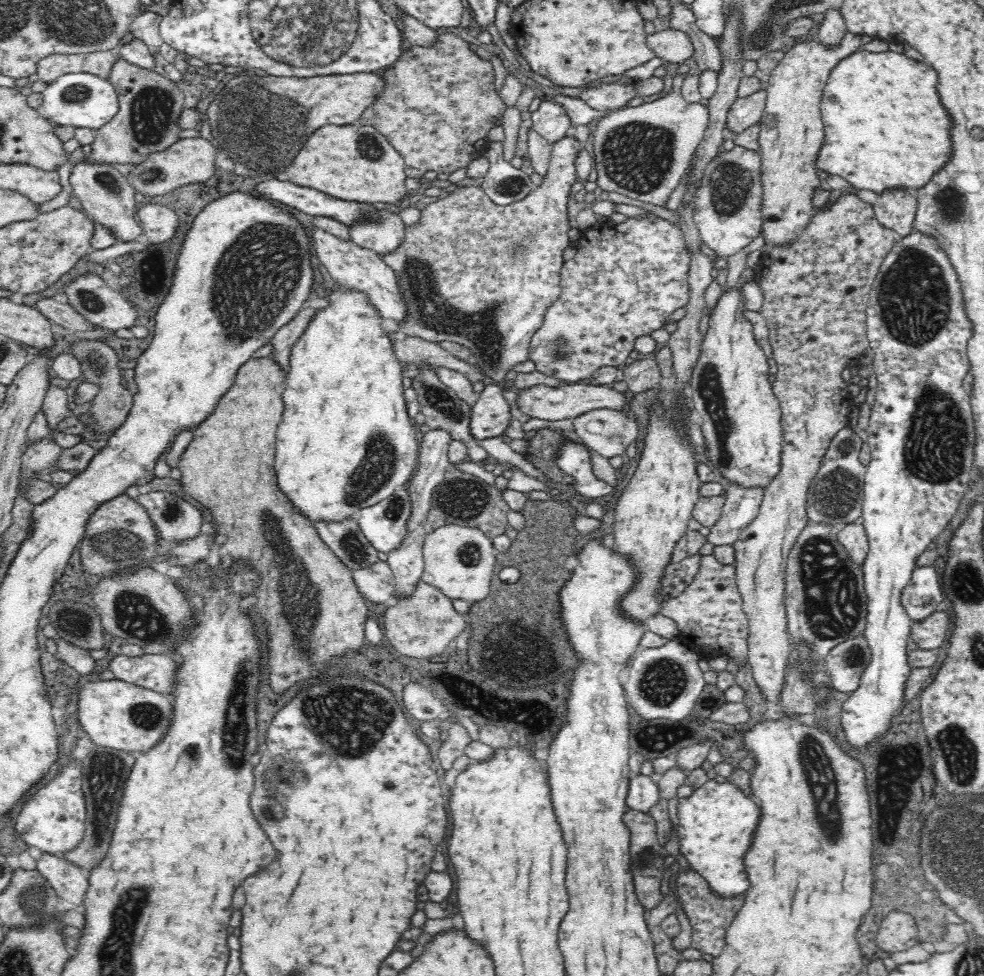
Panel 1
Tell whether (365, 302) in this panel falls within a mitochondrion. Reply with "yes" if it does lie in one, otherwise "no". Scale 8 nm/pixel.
no

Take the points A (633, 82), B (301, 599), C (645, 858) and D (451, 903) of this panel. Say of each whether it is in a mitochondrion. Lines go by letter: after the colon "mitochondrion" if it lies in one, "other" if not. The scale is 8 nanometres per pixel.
A: other
B: mitochondrion
C: mitochondrion
D: other

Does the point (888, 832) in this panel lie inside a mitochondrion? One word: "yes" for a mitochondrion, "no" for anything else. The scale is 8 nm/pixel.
no

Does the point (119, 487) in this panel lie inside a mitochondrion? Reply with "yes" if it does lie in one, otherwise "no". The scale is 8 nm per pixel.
no

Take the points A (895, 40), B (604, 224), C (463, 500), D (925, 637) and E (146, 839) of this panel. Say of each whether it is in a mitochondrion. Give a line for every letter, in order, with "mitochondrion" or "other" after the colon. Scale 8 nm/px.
A: other
B: other
C: mitochondrion
D: other
E: other

